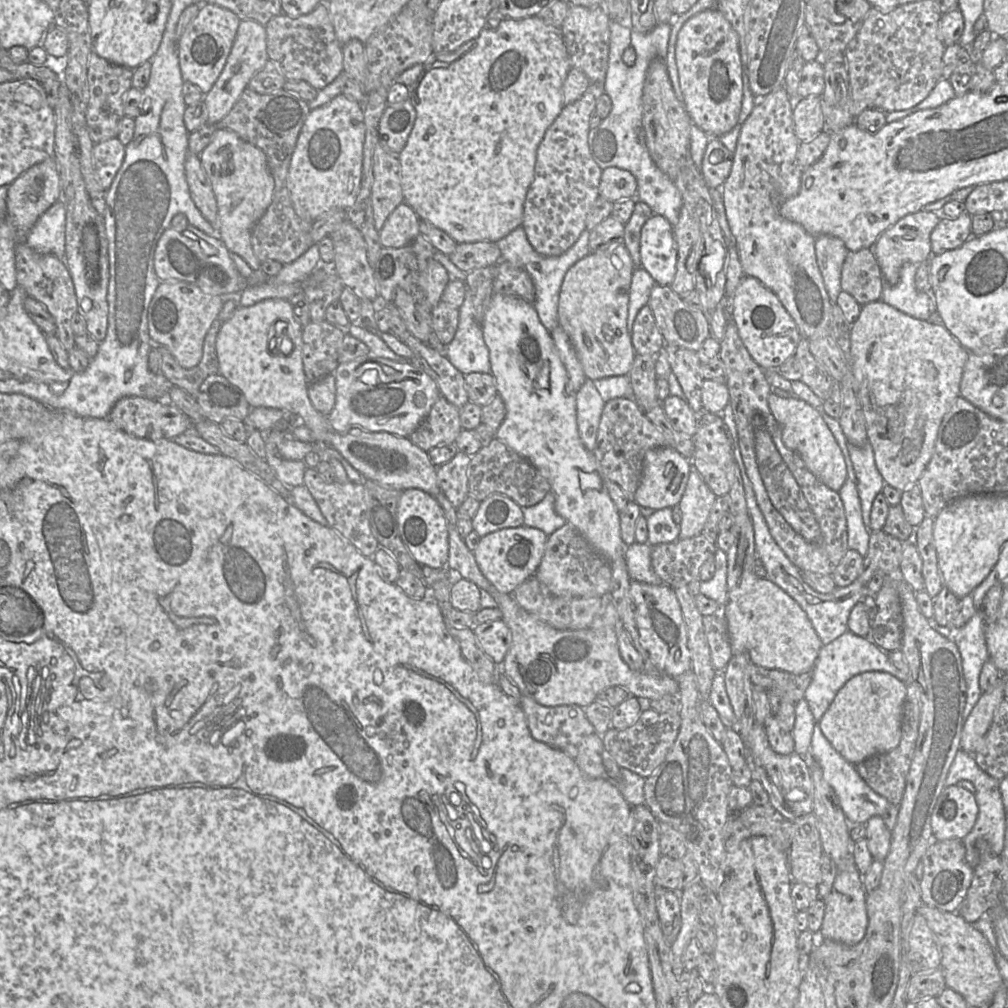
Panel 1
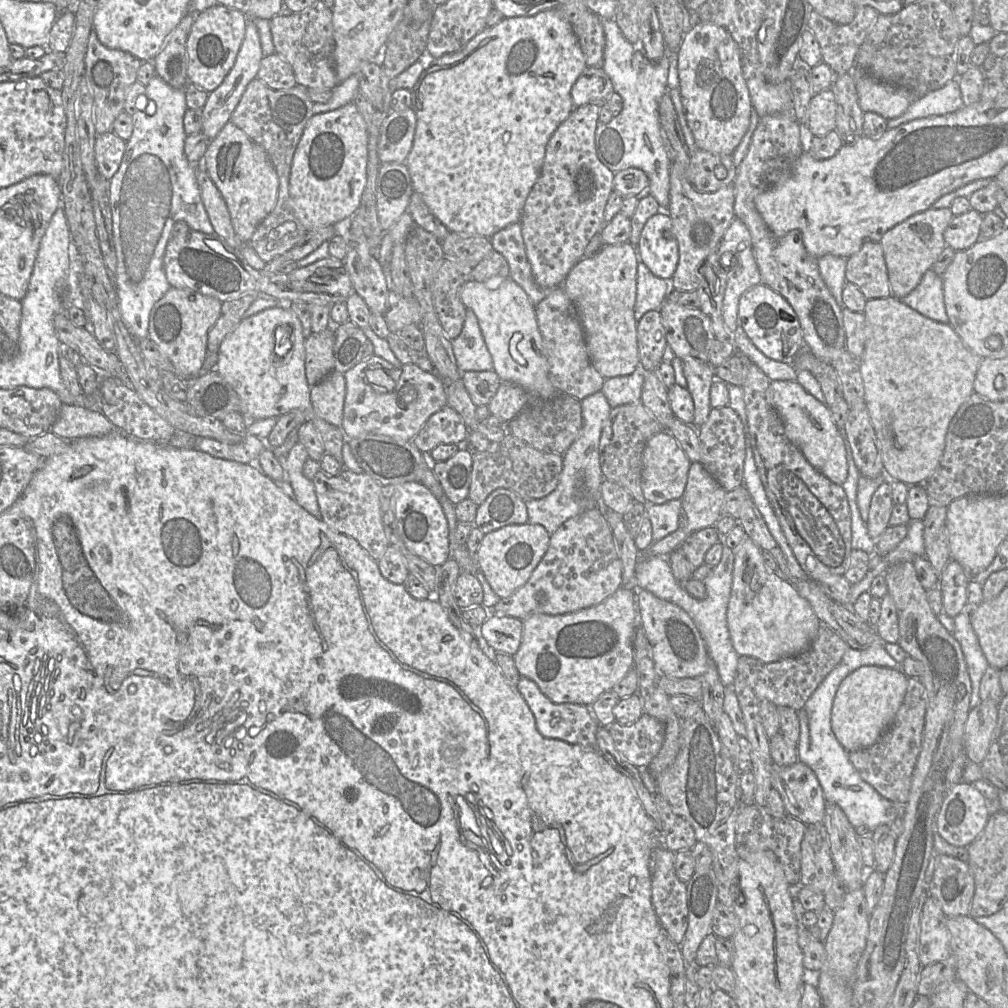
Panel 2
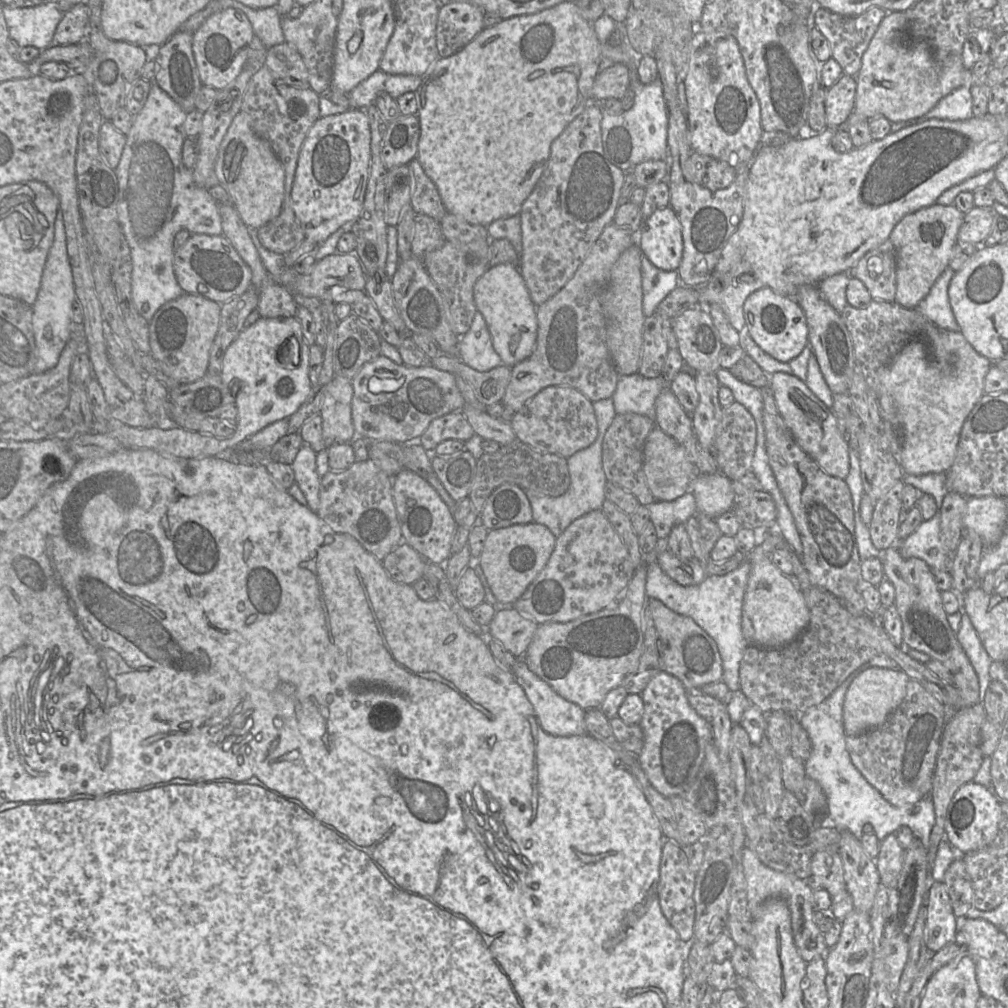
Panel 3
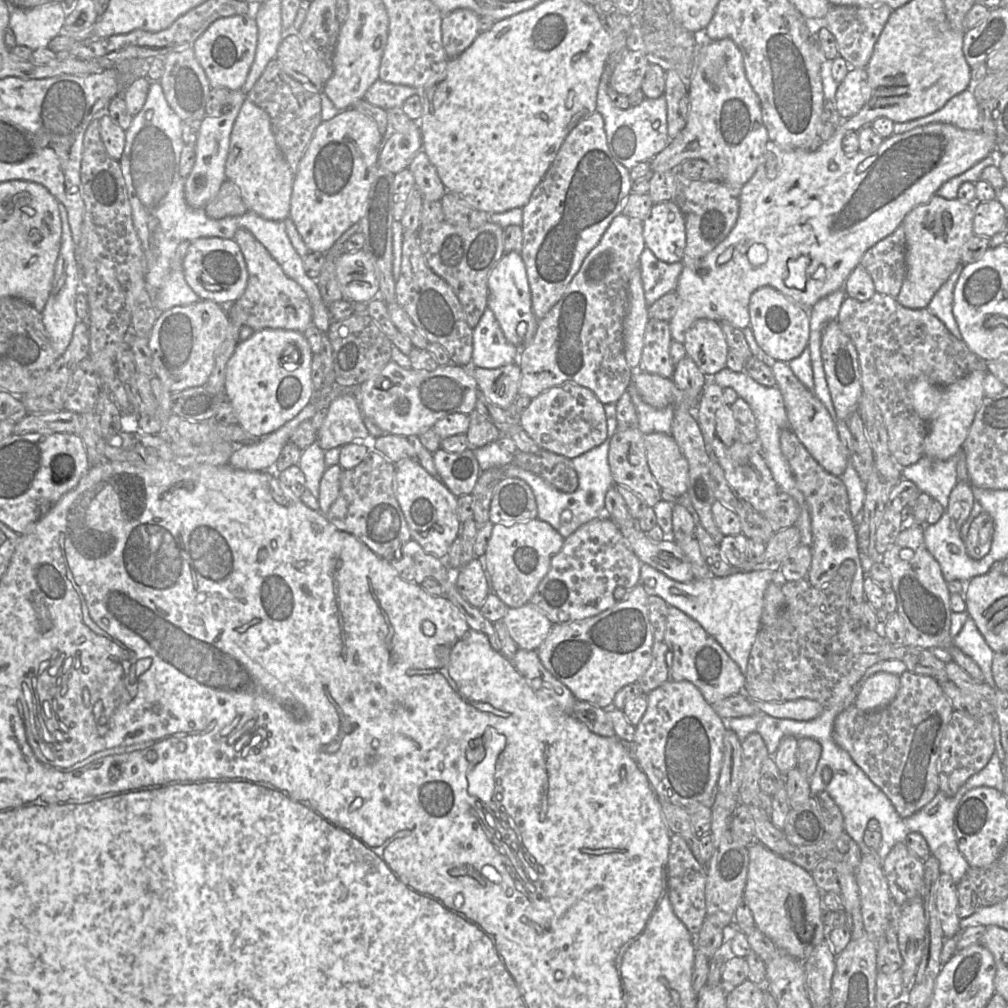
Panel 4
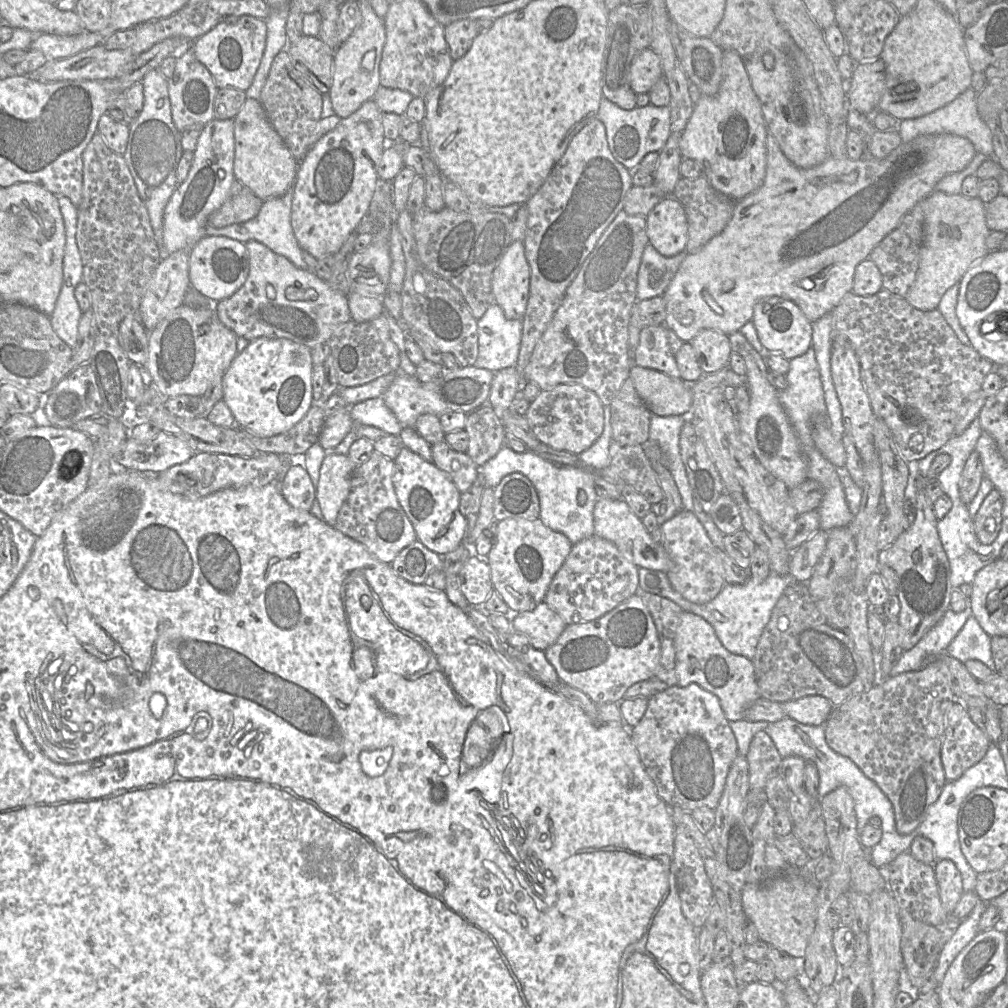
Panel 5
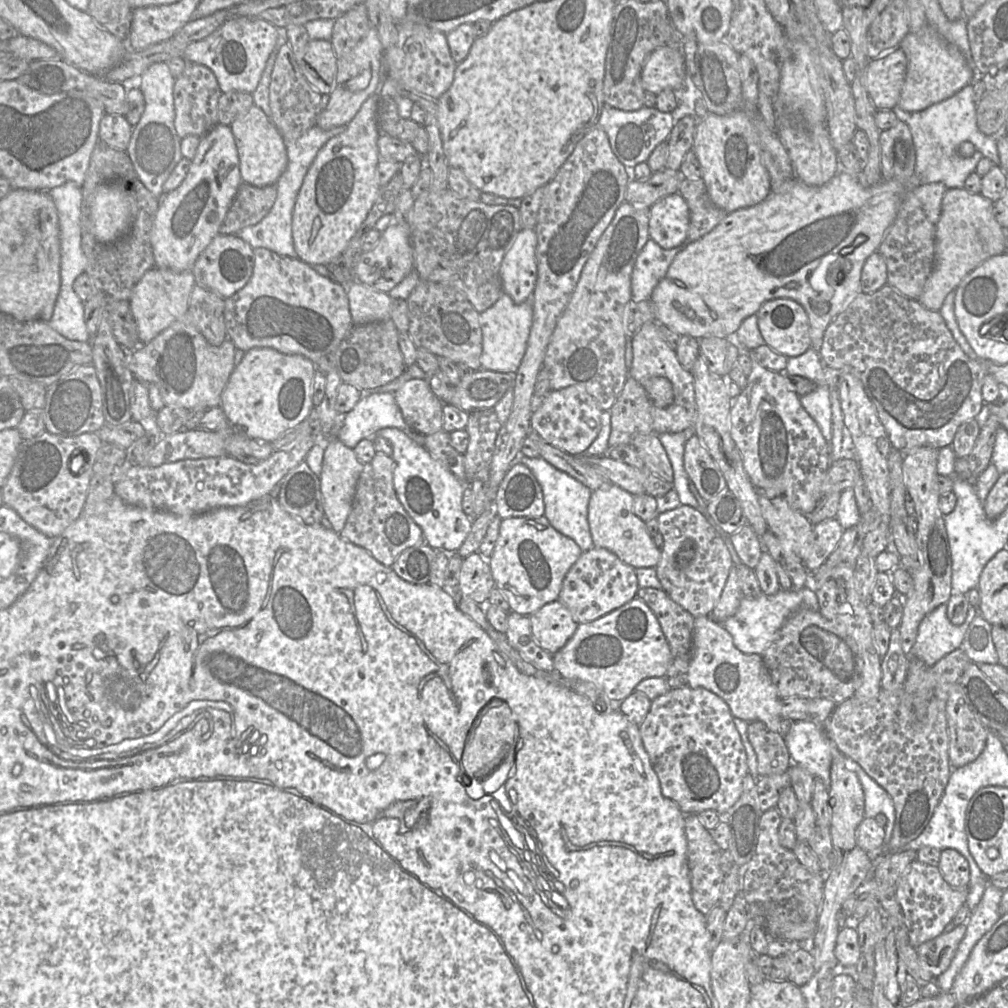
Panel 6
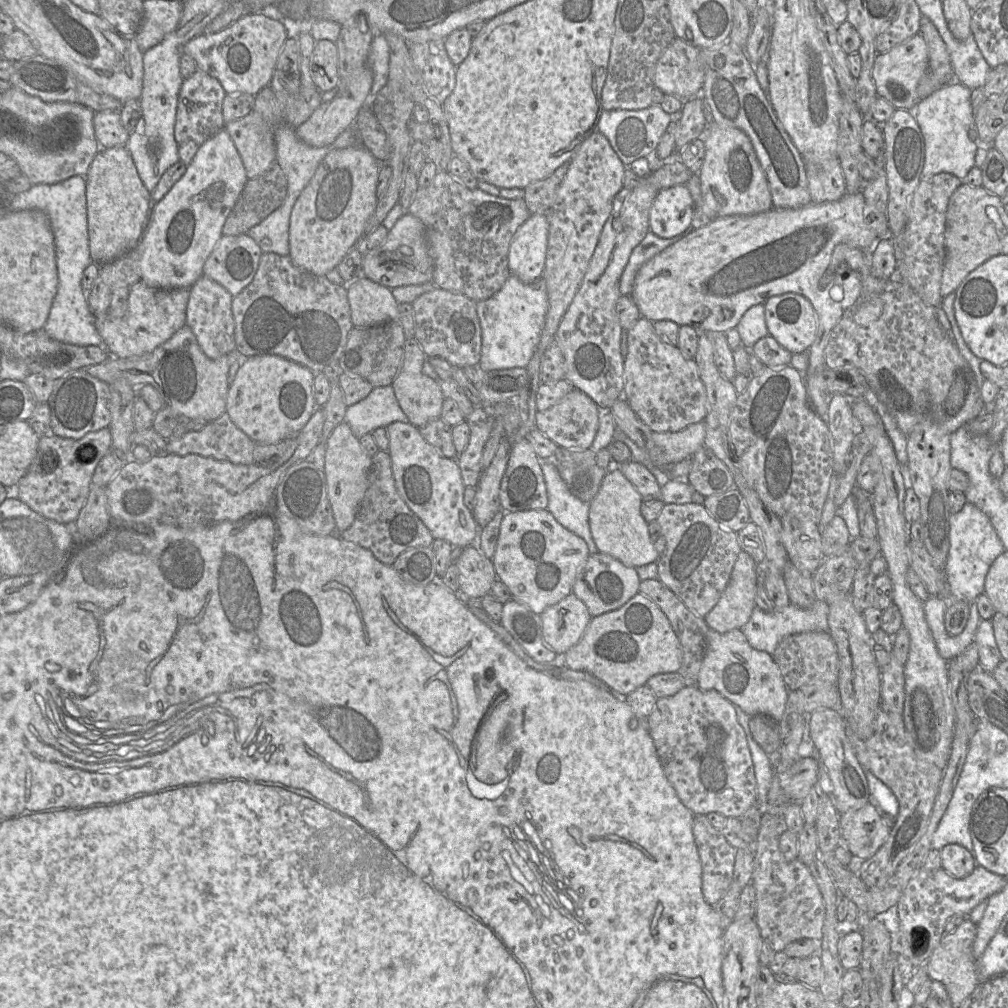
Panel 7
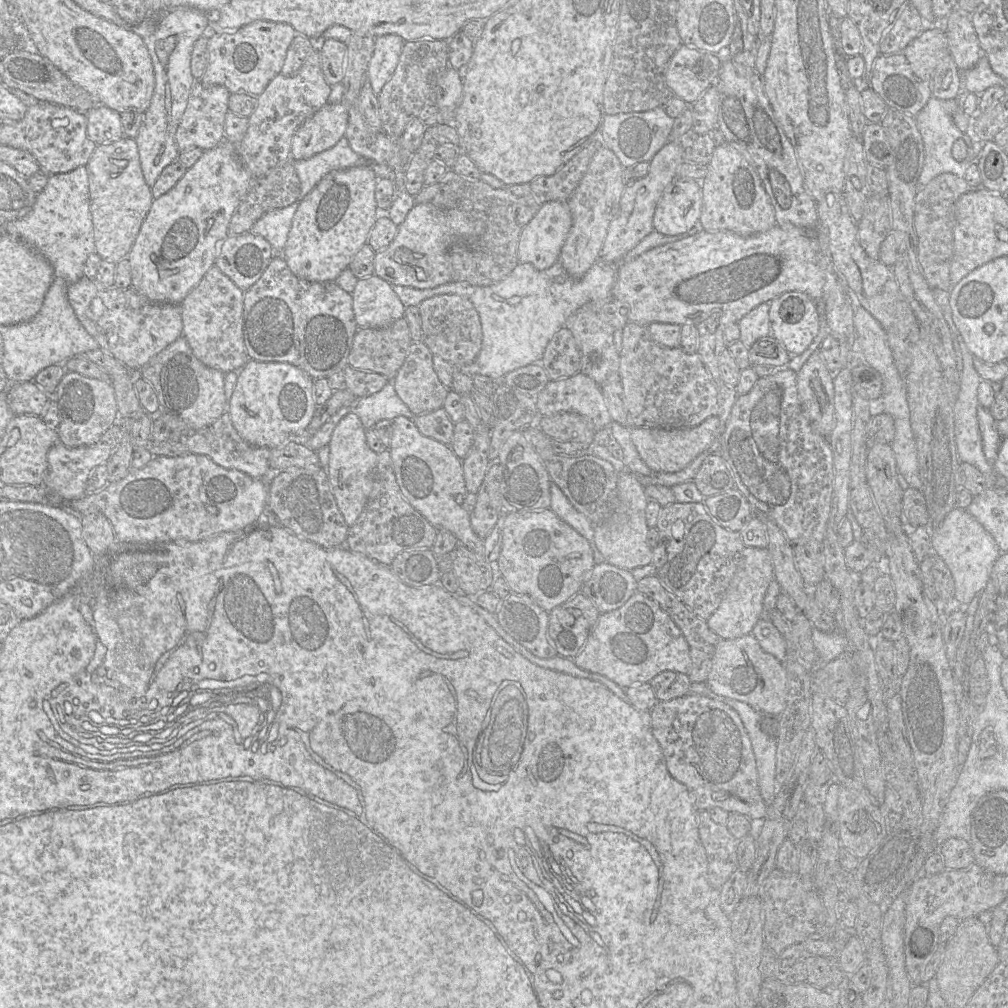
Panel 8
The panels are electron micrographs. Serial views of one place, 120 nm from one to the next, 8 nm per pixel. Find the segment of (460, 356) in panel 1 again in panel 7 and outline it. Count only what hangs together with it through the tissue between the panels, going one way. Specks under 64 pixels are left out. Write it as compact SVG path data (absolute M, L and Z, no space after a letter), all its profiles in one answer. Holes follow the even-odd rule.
M511 275L497 293L476 302L476 311L482 337L478 367L484 372L526 368L540 341L548 311L548 294L544 279L524 283Z

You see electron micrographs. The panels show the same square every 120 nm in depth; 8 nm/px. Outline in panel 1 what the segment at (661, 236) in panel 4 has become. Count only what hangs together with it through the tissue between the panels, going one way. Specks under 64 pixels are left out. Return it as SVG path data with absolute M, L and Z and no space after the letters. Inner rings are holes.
M650 214L640 231L641 266L660 286L670 286L676 272L673 227L661 216Z

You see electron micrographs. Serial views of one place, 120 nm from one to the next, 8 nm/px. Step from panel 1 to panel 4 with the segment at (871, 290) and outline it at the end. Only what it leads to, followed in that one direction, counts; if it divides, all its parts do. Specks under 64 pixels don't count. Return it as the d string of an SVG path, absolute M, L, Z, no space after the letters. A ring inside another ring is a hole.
M902 224L889 236L869 248L860 265L870 274L876 292L897 298L906 277L906 235Z

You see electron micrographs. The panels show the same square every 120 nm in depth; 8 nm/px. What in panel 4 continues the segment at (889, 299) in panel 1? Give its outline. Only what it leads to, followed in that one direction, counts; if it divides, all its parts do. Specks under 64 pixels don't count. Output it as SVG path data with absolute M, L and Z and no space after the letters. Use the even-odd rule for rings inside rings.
M964 264L959 265L948 280L935 293L931 302L926 307L933 315L939 318L947 329L958 339L962 340L962 335L953 315L953 295L954 287L962 272Z

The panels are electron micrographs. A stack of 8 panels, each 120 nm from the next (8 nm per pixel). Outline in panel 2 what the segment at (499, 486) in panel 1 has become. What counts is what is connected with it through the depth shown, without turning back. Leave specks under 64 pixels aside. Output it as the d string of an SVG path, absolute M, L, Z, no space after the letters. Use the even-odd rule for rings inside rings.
M507 434L500 441L491 442L484 452L473 455L468 498L479 506L491 492L504 488L515 492L524 501L541 499L556 489L562 469L563 455L544 453Z

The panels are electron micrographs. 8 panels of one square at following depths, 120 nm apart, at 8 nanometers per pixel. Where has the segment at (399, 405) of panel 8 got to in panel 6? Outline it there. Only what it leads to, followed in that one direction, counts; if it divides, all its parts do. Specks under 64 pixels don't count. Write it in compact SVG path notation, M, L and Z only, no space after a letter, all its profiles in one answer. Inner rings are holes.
M393 393L363 395L342 420L337 438L353 449L362 439L372 439L383 428L406 429L402 413Z

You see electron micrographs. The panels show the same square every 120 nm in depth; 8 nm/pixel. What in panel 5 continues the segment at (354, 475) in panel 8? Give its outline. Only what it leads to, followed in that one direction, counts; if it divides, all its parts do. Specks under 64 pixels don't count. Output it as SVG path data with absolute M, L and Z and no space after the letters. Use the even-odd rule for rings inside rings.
M328 452L322 462L316 486L316 500L325 522L334 526L338 512L350 492L350 478L356 466L348 455Z

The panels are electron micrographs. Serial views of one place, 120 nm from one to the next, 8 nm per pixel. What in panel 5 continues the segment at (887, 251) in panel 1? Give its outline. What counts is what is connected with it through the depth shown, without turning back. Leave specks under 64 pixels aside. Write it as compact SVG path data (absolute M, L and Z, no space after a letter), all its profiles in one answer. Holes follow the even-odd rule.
M934 190L920 202L925 213L924 238L920 250L916 280L905 299L919 310L931 311L938 308L945 292L955 284L960 284L965 273L990 252L987 248L990 229L986 223L986 204L979 197L966 197L961 193L949 195L942 191Z

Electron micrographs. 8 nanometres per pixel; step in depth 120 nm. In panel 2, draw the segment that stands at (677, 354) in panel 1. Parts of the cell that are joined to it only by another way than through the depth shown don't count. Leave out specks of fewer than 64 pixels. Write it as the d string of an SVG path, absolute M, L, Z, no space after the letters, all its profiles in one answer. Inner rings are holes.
M693 357L682 360L683 374L687 381L687 389L694 402L694 419L692 426L702 426L711 411L710 388L716 379L714 368L707 362Z

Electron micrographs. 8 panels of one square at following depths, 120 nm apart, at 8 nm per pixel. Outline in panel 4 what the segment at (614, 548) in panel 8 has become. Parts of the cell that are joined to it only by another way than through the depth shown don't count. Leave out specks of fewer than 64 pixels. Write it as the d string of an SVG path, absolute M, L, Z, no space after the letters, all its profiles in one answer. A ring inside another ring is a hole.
M637 525L618 528L641 563L679 582L694 580L691 563L674 540L653 541Z

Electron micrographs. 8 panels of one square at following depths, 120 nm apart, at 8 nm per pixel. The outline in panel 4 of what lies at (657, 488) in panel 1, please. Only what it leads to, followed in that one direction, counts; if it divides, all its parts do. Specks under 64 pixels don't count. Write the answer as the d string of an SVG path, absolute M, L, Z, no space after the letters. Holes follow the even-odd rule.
M669 434L645 435L647 463L661 492L673 498L687 495L689 466L678 444Z

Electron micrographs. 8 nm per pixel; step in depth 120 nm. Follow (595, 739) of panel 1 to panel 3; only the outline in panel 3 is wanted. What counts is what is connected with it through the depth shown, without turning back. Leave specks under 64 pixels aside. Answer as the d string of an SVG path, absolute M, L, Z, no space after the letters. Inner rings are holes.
M523 658L517 660L514 678L531 704L540 727L546 733L558 737L589 736L585 726L585 710L557 694L544 680L528 668Z

